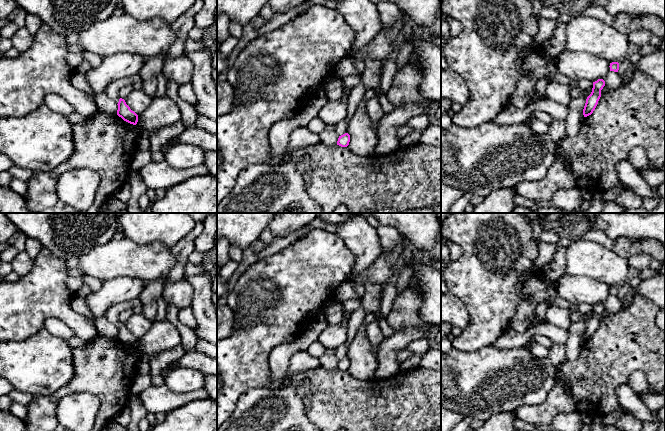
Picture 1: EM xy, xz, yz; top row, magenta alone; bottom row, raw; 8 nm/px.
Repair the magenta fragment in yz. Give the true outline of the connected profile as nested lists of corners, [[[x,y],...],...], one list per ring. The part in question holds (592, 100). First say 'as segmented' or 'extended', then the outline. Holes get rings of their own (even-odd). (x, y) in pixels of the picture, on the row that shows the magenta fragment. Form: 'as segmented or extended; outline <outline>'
as segmented; outline [[[598,79],[593,82],[593,88],[591,94],[587,97],[586,103],[583,109],[584,117],[587,117],[593,113],[595,110],[598,101],[601,97],[601,90],[605,86],[605,81],[603,79]]]

